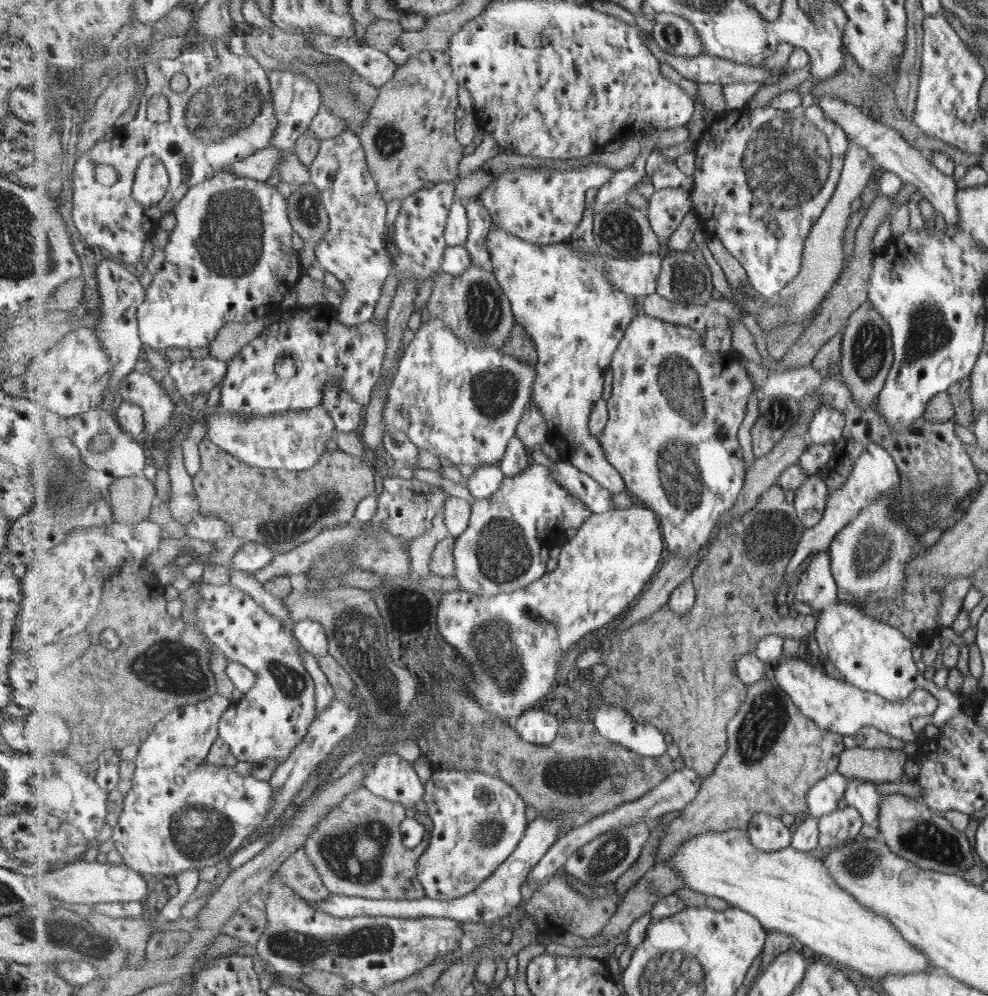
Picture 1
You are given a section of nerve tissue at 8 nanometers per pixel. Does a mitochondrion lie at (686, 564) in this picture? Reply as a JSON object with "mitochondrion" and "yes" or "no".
{"mitochondrion":"no"}

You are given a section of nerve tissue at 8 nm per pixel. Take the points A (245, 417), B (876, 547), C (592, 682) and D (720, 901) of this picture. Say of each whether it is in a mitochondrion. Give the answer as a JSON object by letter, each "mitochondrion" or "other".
{"A":"other","B":"mitochondrion","C":"other","D":"other"}

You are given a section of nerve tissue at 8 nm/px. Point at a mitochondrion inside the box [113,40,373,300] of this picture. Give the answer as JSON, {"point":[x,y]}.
{"point":[224,106]}

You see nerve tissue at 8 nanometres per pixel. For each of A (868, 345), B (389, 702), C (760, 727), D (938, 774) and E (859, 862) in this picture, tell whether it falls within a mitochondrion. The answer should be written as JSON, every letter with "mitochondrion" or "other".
{"A":"mitochondrion","B":"mitochondrion","C":"mitochondrion","D":"other","E":"mitochondrion"}

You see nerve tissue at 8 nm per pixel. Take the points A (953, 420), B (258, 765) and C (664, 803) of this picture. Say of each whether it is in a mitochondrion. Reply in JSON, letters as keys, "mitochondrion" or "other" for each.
{"A":"other","B":"other","C":"other"}

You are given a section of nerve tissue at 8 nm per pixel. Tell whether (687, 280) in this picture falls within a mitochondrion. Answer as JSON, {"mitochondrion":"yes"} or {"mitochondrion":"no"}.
{"mitochondrion":"yes"}

